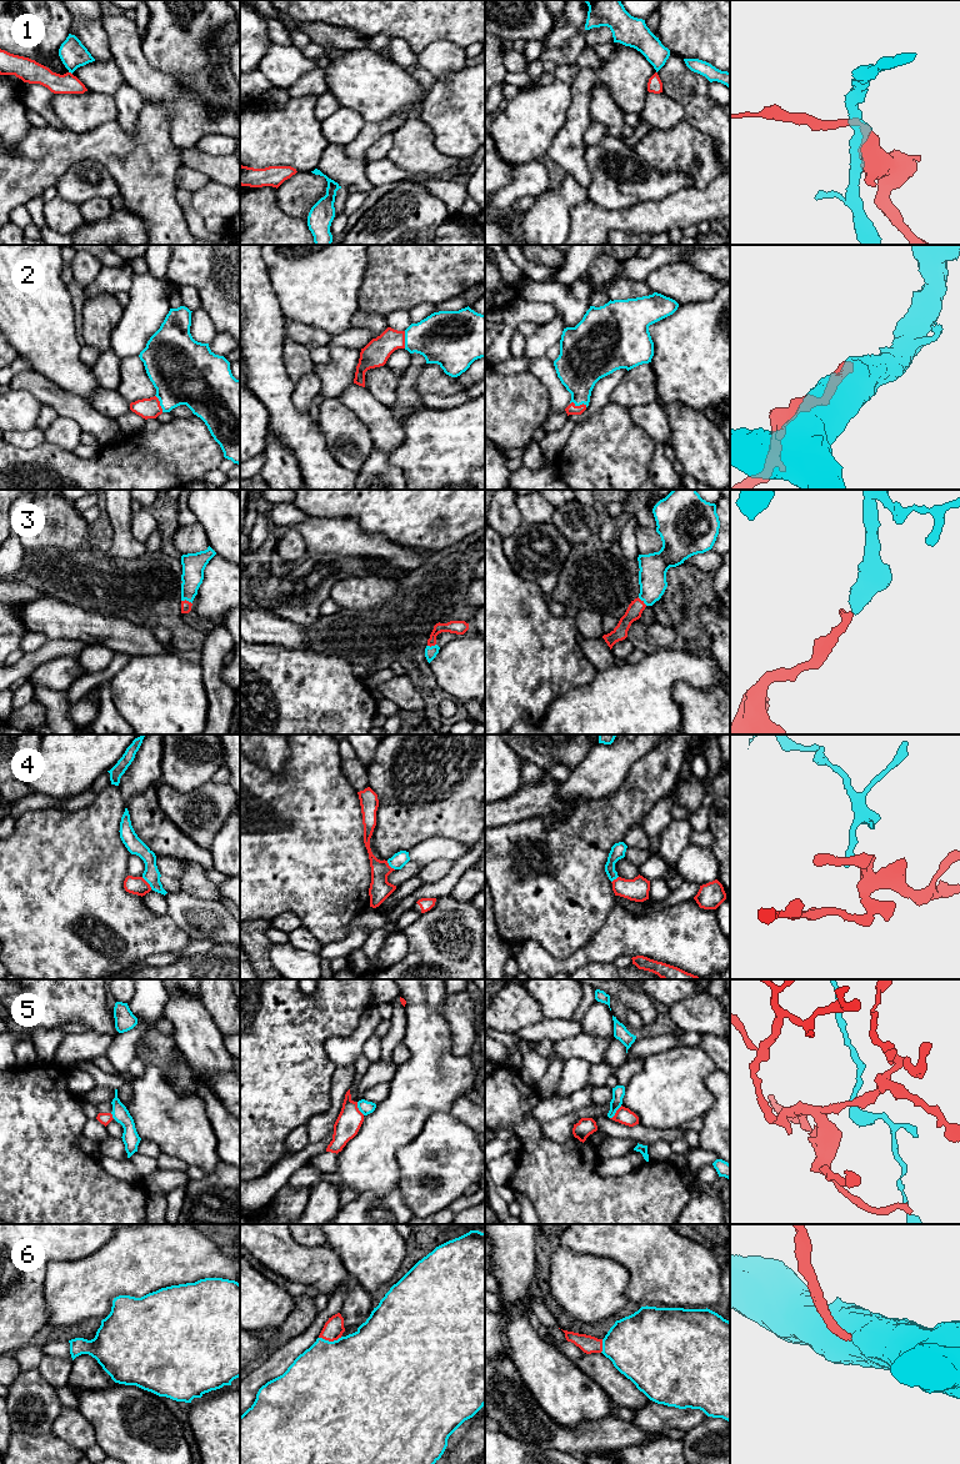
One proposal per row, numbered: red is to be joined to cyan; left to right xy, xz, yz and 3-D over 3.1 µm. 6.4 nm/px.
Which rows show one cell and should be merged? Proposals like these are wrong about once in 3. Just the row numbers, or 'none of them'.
2, 3, 6

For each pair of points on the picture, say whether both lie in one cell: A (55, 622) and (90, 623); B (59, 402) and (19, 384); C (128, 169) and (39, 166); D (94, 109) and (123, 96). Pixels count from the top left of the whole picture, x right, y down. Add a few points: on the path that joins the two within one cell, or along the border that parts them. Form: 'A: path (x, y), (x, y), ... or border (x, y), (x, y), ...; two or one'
A: path (64, 622), (81, 623); one
B: path (49, 394), (36, 384), (29, 384); one
C: path (105, 150), (61, 150); one
D: border (113, 96), (118, 110), (116, 119); two

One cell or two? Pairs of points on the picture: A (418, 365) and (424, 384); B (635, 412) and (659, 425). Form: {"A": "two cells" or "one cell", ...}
{"A": "two cells", "B": "one cell"}

